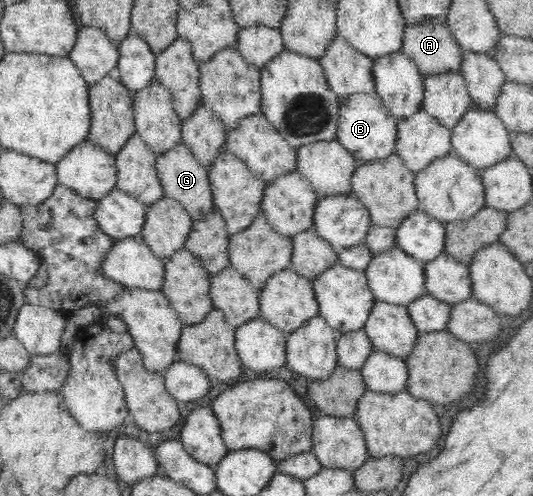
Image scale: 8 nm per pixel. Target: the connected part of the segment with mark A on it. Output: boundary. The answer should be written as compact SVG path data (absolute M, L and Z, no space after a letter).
M426 18L418 23L406 24L402 35L402 52L416 65L421 74L458 72L463 51L443 19Z

